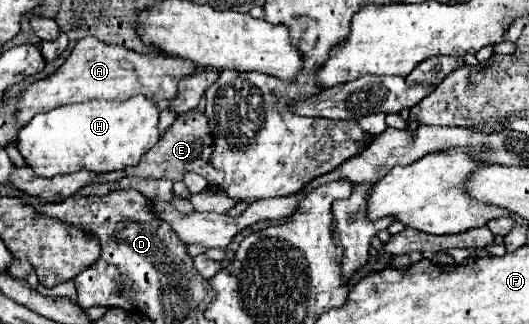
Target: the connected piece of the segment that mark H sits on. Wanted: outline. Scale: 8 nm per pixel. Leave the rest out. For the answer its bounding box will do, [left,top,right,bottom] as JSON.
[17,95,163,177]

